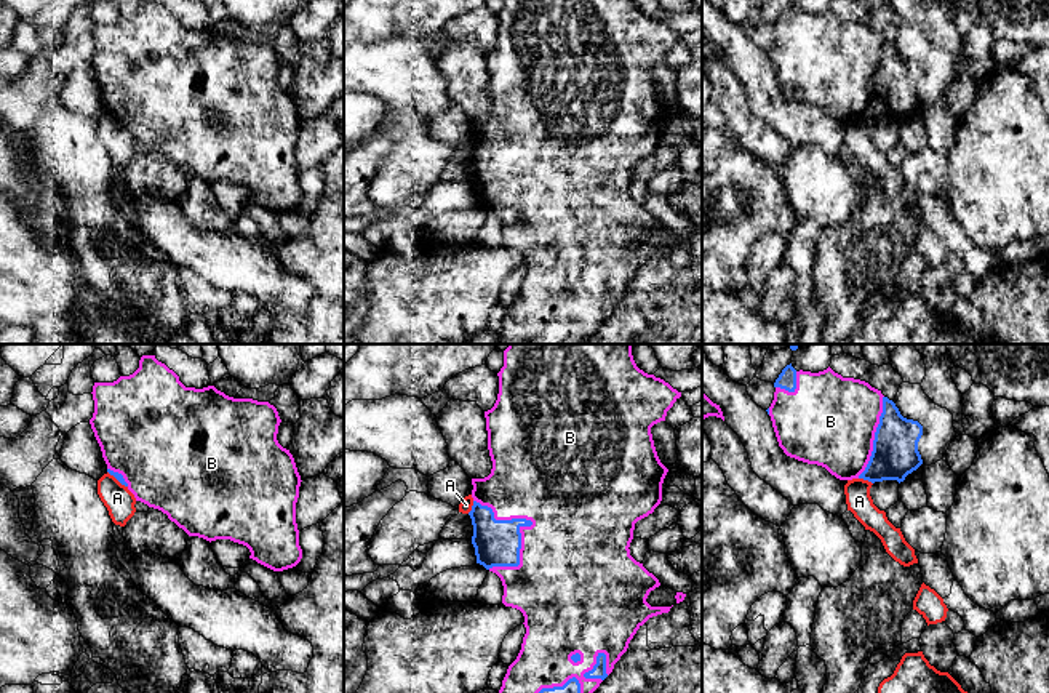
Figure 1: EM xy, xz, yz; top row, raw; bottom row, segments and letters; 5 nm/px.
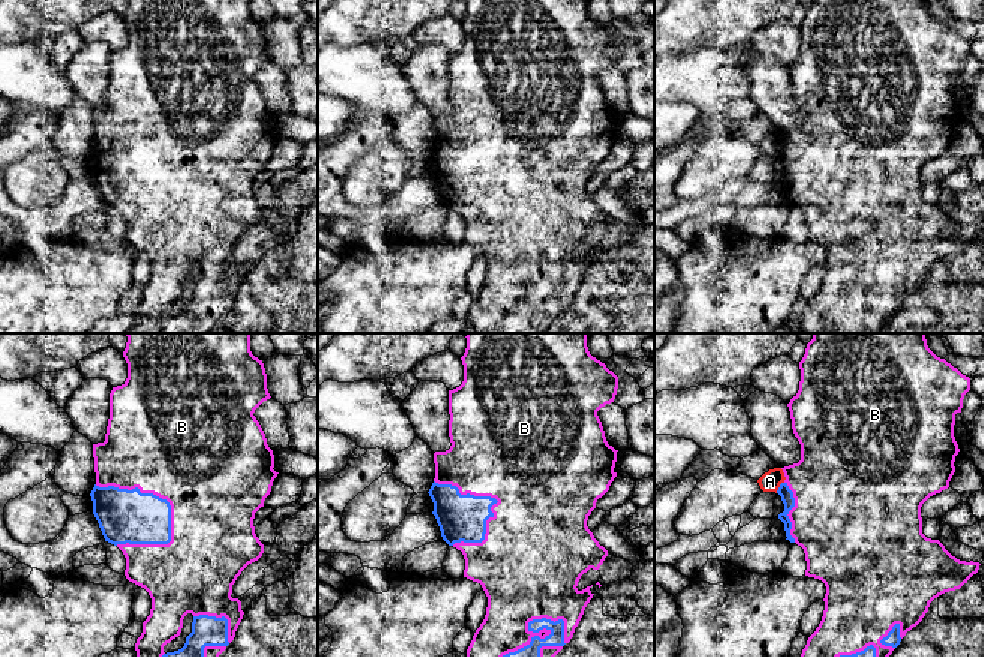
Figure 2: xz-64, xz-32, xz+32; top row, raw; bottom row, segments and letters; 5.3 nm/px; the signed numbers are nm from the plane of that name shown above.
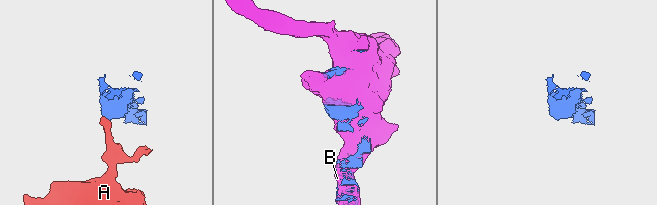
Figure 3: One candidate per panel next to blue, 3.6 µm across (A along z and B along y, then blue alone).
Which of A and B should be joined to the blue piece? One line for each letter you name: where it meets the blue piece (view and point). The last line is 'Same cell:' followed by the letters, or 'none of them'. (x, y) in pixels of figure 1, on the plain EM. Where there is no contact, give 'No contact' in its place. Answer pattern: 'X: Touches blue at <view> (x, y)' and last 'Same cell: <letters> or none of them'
B: Touches blue at xz (525, 160)
Same cell: B

